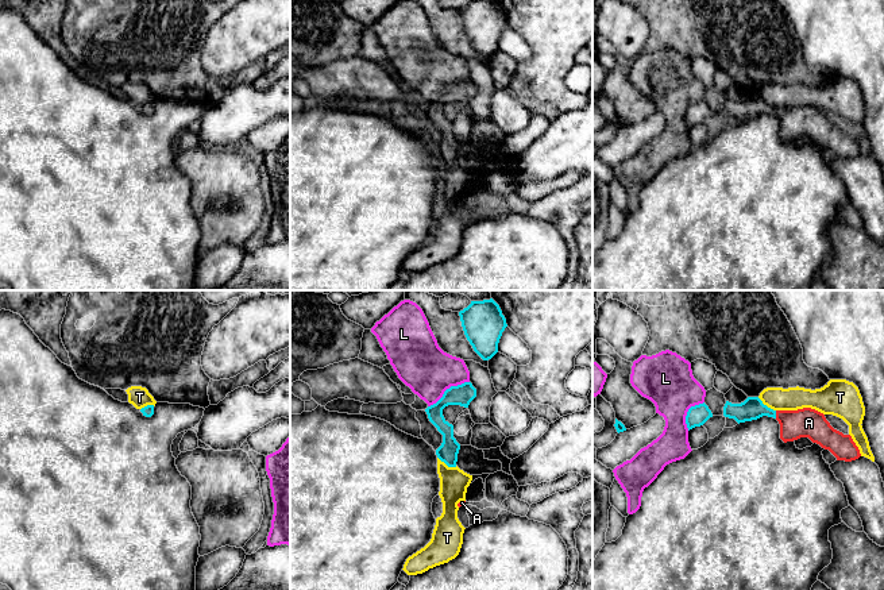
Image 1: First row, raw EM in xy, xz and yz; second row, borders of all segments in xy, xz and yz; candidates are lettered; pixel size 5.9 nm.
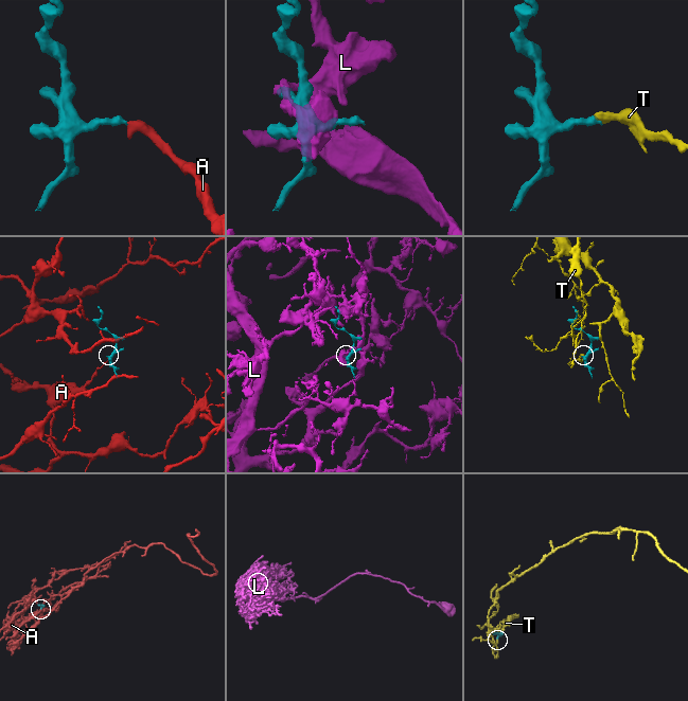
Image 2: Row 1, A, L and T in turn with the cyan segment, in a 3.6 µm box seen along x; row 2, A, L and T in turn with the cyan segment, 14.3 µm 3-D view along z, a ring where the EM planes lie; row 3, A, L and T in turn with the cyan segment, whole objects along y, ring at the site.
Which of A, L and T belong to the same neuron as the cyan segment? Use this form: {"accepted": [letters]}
{"accepted": ["A"]}

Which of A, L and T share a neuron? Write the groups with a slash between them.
A / L / T

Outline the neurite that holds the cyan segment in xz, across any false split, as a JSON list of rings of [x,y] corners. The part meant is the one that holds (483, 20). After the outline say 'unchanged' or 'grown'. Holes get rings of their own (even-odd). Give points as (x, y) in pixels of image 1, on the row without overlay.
[[[471,0],[459,9],[464,32],[474,49],[489,58],[498,50],[498,41],[507,24],[497,0]]]; unchanged

